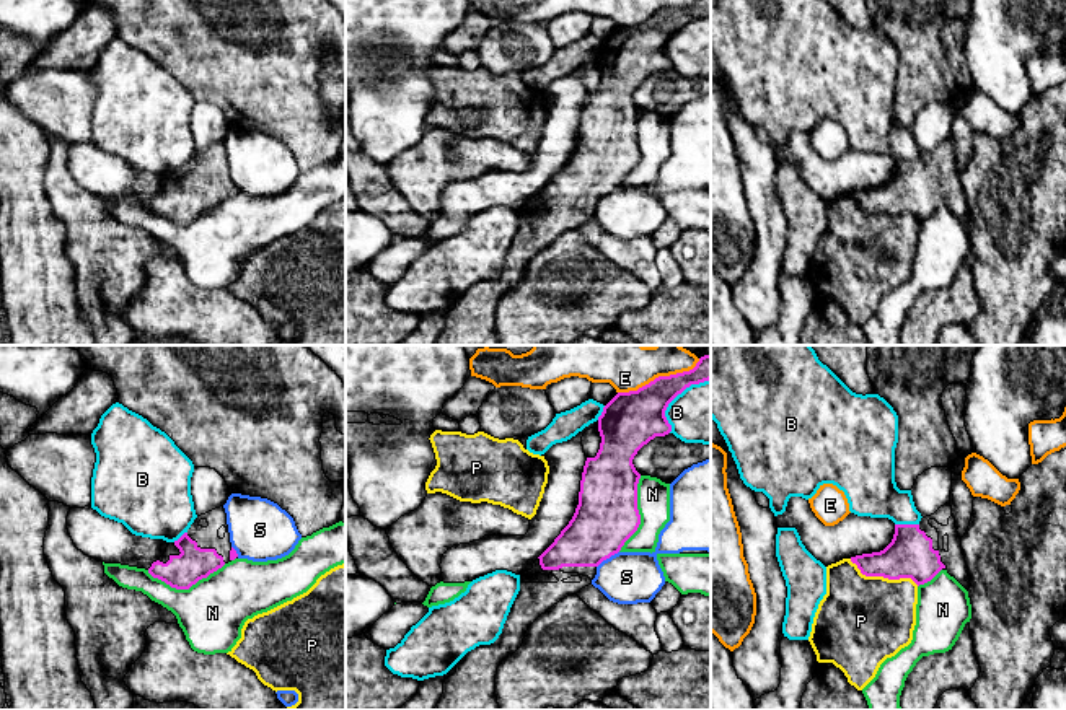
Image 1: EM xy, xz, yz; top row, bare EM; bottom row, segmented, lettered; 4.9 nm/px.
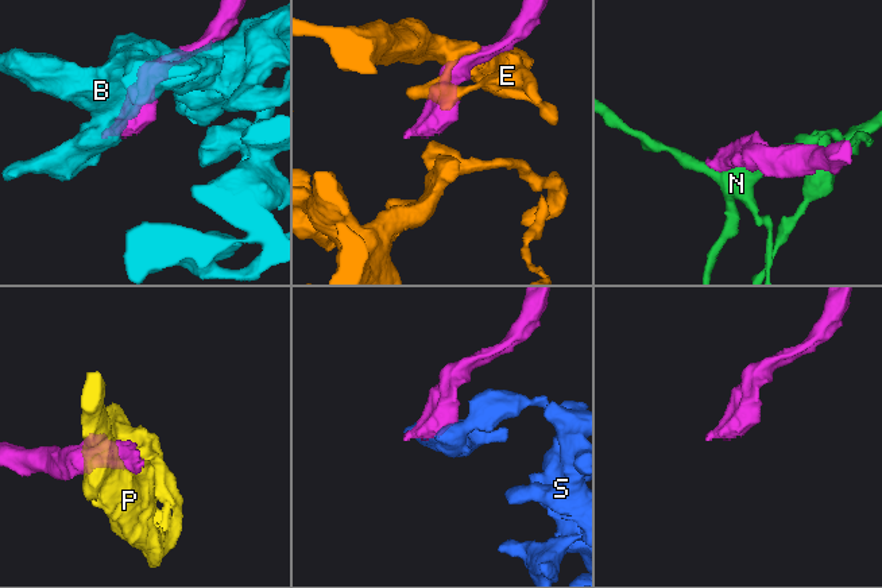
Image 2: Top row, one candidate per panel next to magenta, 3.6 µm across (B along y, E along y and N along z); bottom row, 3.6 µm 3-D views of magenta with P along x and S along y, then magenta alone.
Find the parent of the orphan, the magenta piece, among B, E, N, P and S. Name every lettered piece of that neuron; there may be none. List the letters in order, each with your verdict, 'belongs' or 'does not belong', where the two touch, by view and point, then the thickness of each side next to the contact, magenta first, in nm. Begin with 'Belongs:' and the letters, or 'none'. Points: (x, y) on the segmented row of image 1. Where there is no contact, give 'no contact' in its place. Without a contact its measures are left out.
Belongs: none
B: does not belong; contact xz (675, 396); calibres 280 and 300 nm
E: does not belong; contact xz (659, 376); calibres 280 and 280 nm
N: does not belong; contact xy (186, 588); calibres 170 and 320 nm
P: does not belong; contact yz (884, 577); calibres 240 and 440 nm
S: does not belong; contact xz (607, 557); calibres 300 and 260 nm

